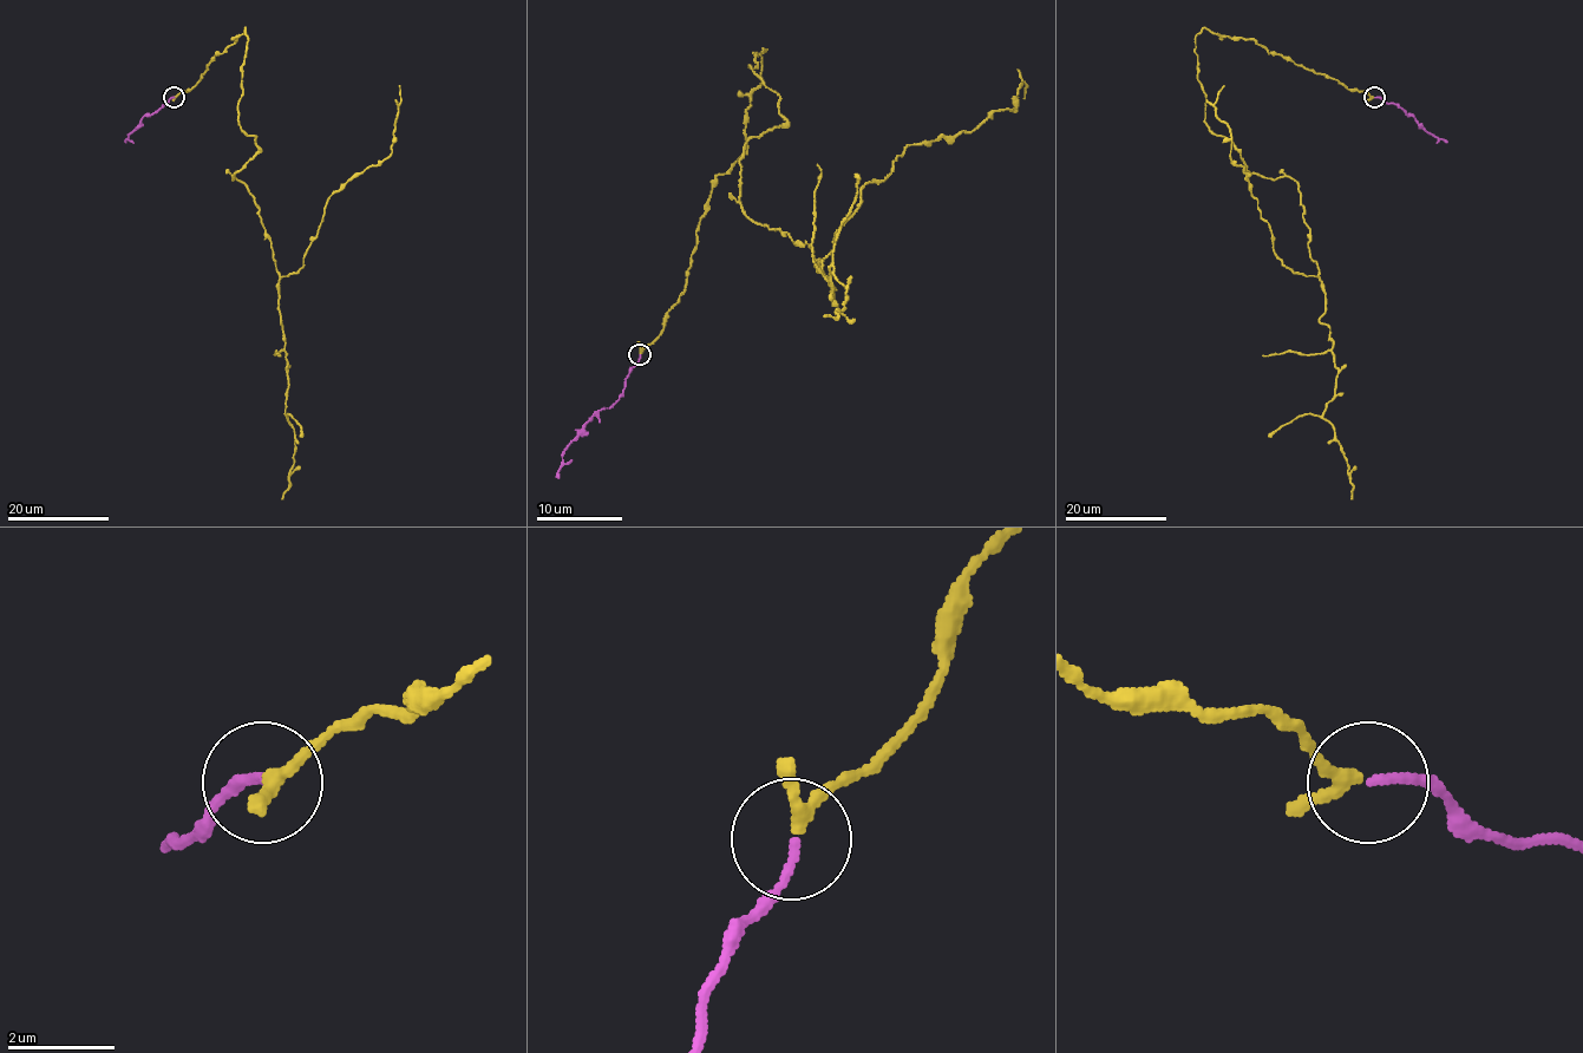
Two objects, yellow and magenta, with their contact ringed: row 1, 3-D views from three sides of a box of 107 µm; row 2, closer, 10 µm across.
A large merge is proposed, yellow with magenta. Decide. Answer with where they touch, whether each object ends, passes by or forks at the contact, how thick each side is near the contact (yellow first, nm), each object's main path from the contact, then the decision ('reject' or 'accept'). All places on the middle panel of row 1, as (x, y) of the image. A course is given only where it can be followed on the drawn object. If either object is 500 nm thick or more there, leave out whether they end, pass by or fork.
(640, 354) | yellow passes by | magenta ends | 200/140 nm | yellow via (640, 353), (745, 148), (756, 53), (786, 121), (745, 144), (741, 210), (816, 260), (909, 144), (1022, 99) | magenta via (640, 354), (627, 377), (622, 393), (608, 409), (593, 414), (567, 445), (556, 477) | accept

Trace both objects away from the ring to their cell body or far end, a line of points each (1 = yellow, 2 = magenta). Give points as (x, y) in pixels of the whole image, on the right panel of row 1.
1: (1373, 98), (1253, 39), (1195, 37), (1205, 124), (1250, 172), (1297, 182), (1305, 276), (1231, 159), (1224, 85)
2: (1374, 98), (1398, 104), (1427, 132), (1446, 142)

